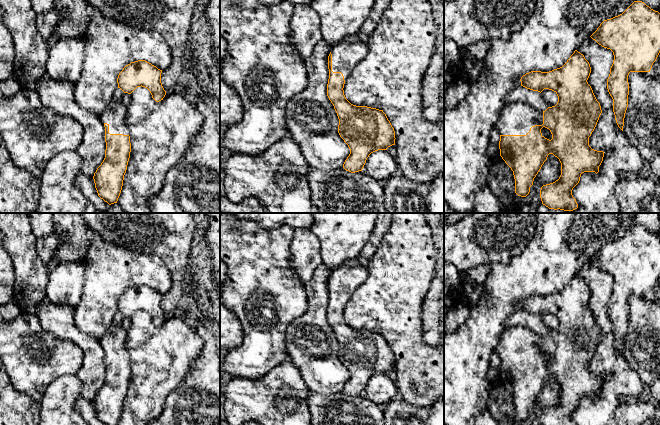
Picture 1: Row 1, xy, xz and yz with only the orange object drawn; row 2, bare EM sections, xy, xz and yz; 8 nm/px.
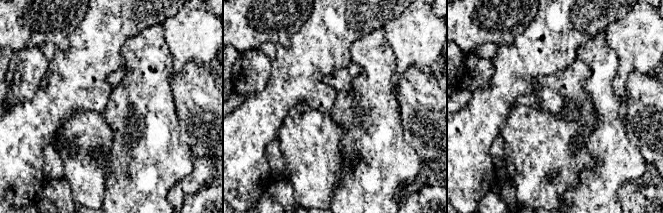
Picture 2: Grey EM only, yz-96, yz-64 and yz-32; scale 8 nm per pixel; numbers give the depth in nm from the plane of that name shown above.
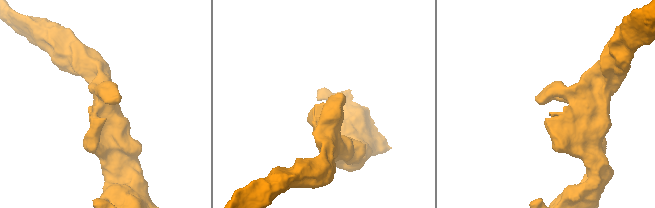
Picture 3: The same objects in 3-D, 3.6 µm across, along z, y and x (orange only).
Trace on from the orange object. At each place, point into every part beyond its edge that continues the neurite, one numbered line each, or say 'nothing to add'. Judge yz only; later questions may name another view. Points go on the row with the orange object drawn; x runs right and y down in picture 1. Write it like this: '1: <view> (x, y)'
1: yz (517, 118)

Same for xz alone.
1: xz (345, 56)

